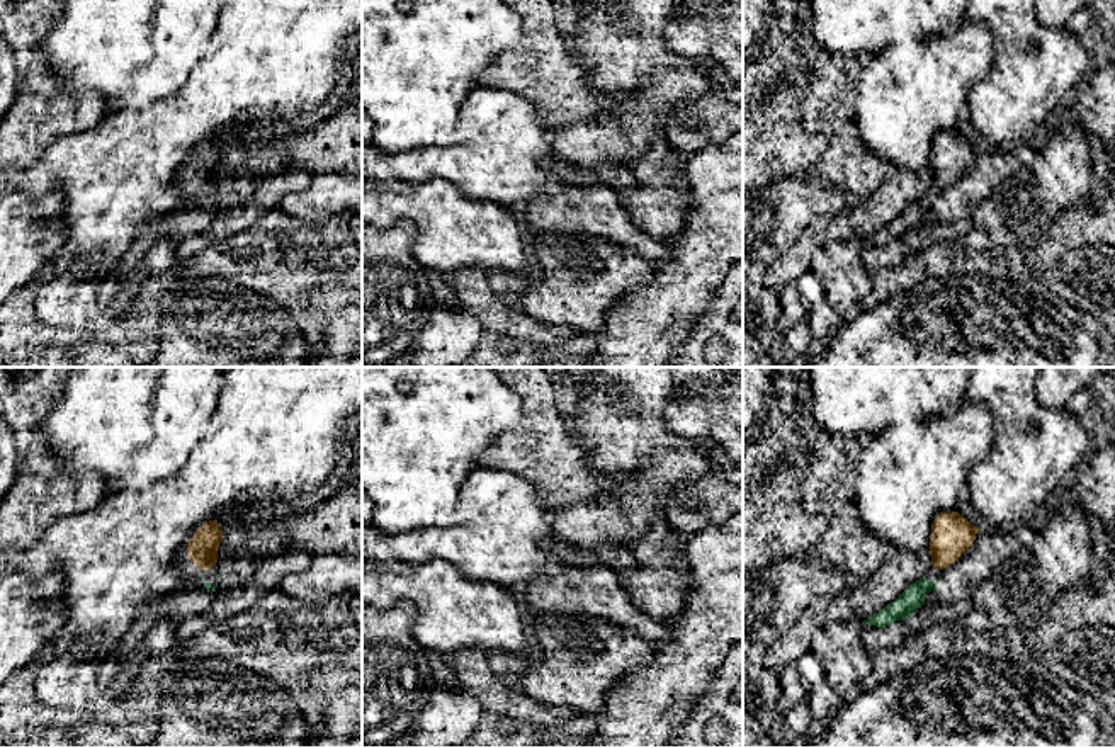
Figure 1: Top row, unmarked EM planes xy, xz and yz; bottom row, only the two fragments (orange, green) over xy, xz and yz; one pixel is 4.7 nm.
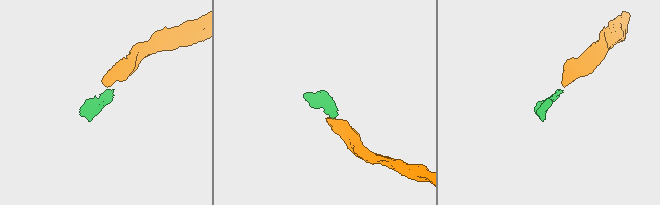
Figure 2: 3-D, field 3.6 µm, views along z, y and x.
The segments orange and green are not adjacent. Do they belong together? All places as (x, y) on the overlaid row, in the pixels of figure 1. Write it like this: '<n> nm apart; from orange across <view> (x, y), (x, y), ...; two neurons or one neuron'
60 nm apart; from orange across xy (204, 568), (204, 580); one neuron

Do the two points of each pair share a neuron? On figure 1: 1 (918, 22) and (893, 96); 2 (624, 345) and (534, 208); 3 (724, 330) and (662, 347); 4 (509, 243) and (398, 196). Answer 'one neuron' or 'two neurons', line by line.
1: two neurons
2: two neurons
3: two neurons
4: one neuron

